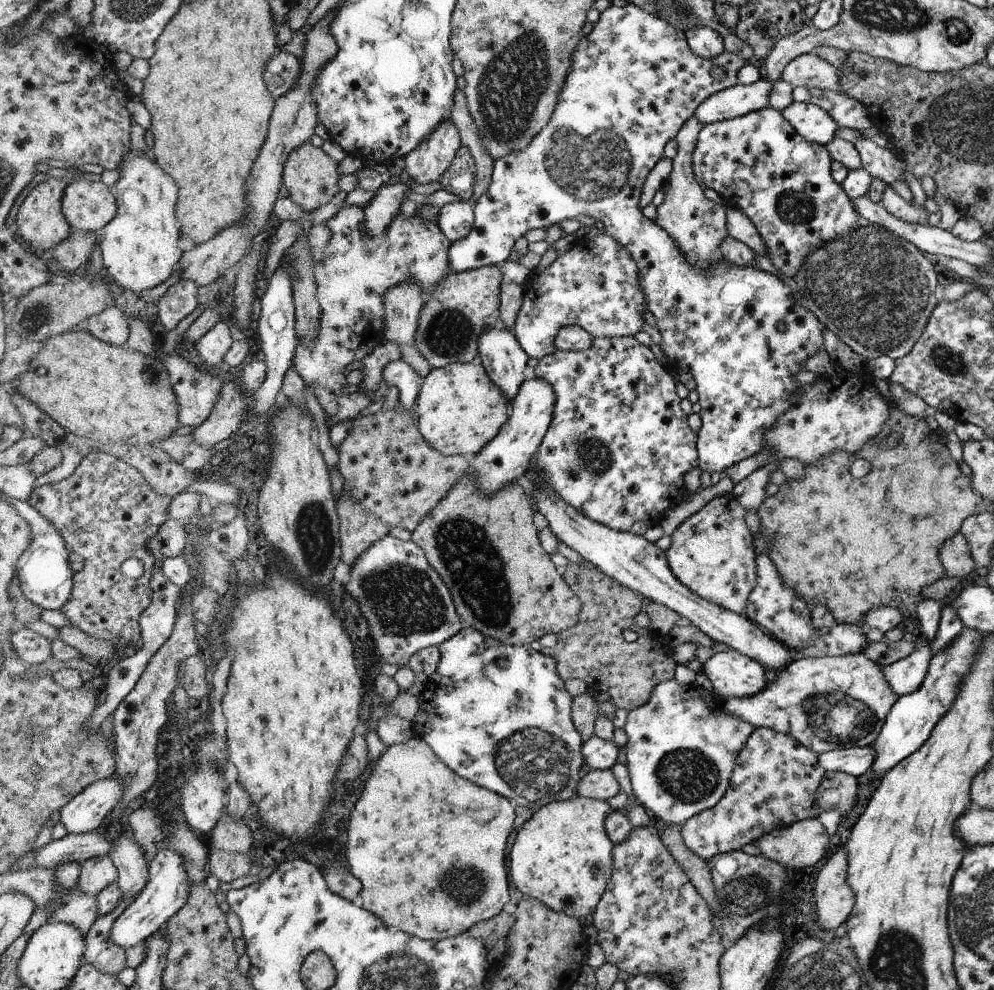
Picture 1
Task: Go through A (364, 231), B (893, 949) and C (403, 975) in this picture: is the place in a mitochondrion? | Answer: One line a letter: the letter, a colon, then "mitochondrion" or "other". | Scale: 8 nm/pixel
A: other
B: mitochondrion
C: mitochondrion

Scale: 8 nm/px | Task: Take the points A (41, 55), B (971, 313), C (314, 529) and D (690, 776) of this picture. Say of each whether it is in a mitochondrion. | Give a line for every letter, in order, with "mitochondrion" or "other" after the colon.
A: other
B: other
C: mitochondrion
D: mitochondrion

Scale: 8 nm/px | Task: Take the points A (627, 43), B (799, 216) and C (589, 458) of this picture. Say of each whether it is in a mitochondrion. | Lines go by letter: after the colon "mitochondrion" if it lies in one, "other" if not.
A: other
B: mitochondrion
C: mitochondrion

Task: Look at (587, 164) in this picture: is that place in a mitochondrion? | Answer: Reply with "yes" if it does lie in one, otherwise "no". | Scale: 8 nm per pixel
yes

